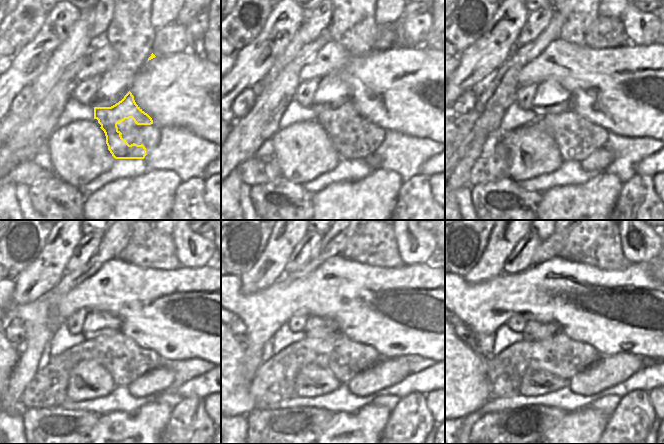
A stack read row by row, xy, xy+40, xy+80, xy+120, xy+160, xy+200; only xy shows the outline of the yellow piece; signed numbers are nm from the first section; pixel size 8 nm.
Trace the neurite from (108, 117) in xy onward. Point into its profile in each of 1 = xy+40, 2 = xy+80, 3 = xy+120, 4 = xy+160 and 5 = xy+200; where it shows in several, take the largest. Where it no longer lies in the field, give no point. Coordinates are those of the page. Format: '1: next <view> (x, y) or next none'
1: next xy+40 (330, 117)
2: next xy+80 (579, 152)
3: next xy+120 (121, 377)
4: next xy+160 (343, 375)
5: next xy+200 (566, 374)

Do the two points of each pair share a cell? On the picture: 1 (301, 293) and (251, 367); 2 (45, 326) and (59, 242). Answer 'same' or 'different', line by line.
1: same
2: different

